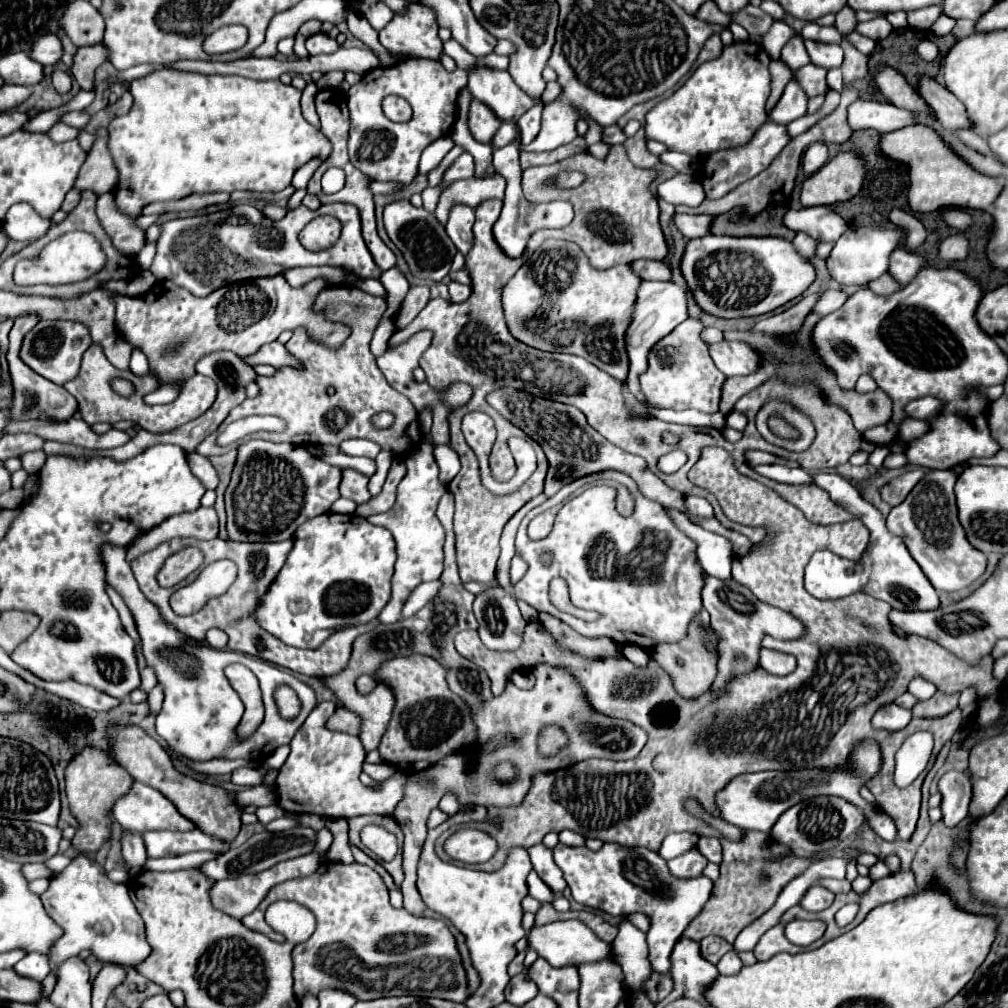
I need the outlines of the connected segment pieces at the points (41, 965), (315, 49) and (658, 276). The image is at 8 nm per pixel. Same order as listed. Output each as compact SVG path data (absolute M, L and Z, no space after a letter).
M27 954L23 960L19 960L15 964L15 972L23 974L25 978L33 978L33 980L41 982L51 972L51 968L43 954Z
M319 32L319 34L315 34L313 38L307 40L307 50L309 50L311 56L331 54L331 52L335 52L337 48L339 48L337 40L333 40L331 36L327 36L327 34L323 34L323 32Z
M637 260L631 264L643 280L671 280L671 268L665 260Z

